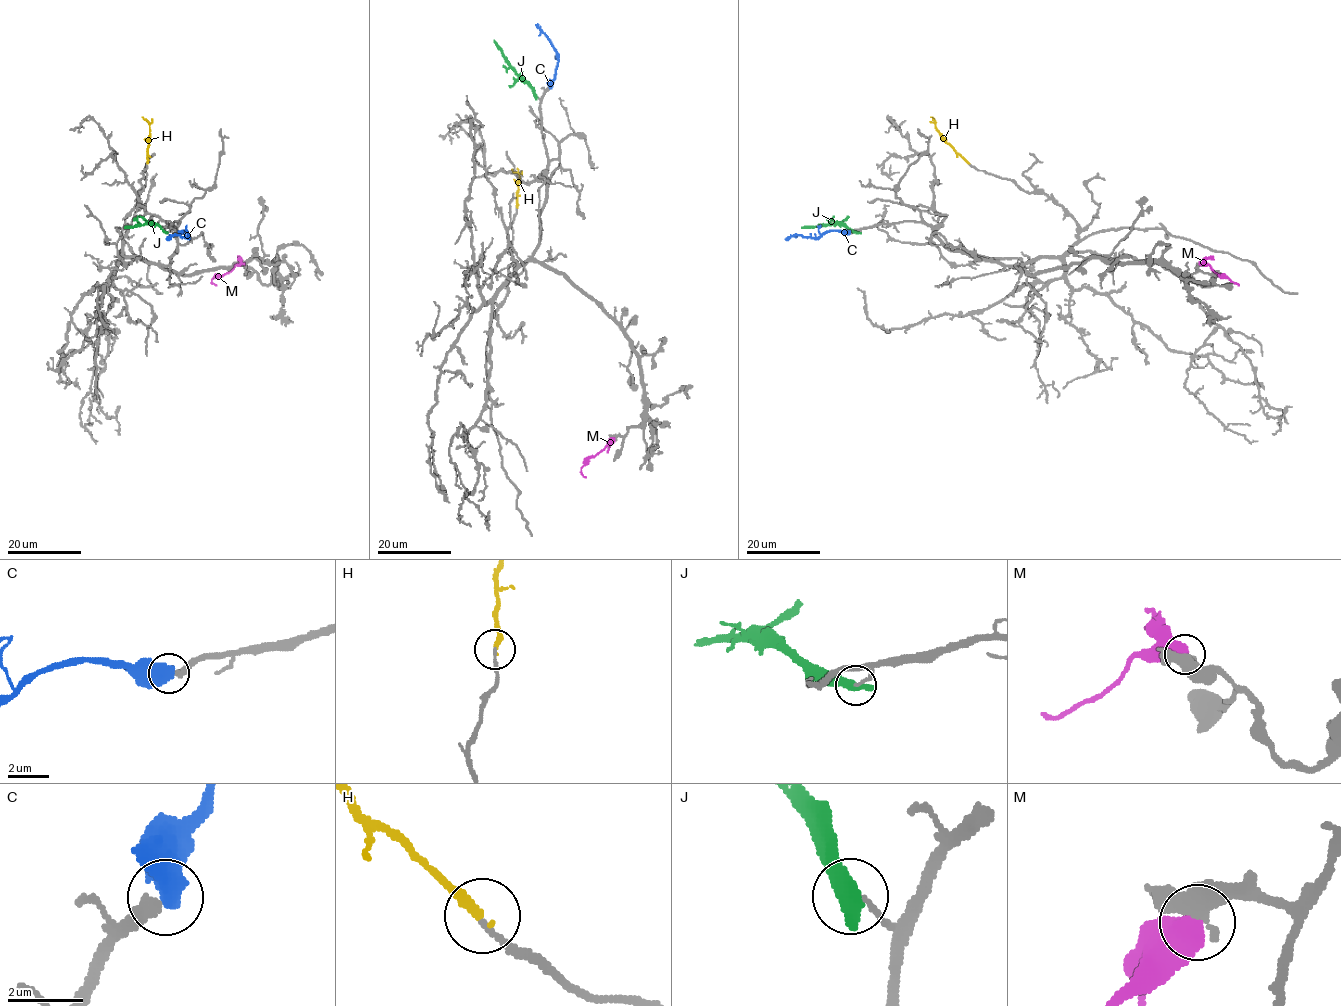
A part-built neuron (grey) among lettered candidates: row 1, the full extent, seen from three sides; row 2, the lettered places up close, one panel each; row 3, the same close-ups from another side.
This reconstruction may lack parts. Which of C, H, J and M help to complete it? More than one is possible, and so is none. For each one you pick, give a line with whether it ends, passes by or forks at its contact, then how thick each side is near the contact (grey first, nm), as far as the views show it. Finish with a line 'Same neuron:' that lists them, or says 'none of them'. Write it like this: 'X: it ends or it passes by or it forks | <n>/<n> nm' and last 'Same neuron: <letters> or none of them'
C: it ends | 280/700 nm
H: it ends | 140/220 nm
Same neuron: C, H

